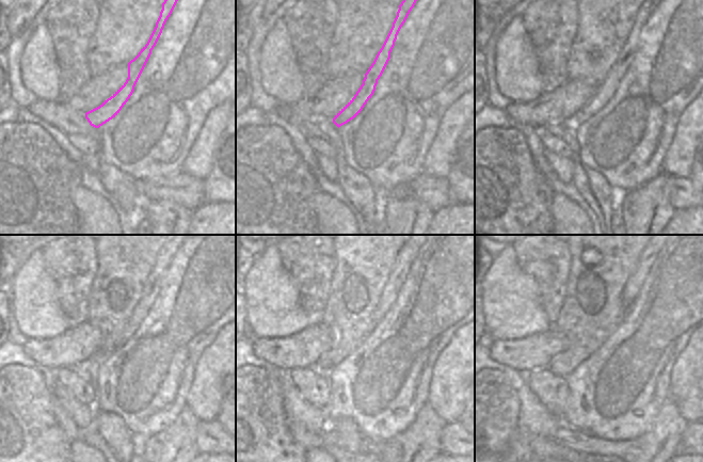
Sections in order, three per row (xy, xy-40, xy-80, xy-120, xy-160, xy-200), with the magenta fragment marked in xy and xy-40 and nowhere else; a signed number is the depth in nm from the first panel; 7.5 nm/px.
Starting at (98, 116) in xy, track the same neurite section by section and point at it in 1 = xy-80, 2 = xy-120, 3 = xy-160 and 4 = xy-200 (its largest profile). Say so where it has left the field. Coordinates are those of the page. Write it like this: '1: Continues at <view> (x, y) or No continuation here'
1: Continues at xy-80 (605, 90)
2: Continues at xy-120 (152, 288)
3: Continues at xy-160 (405, 256)
4: Continues at xy-200 (634, 284)

